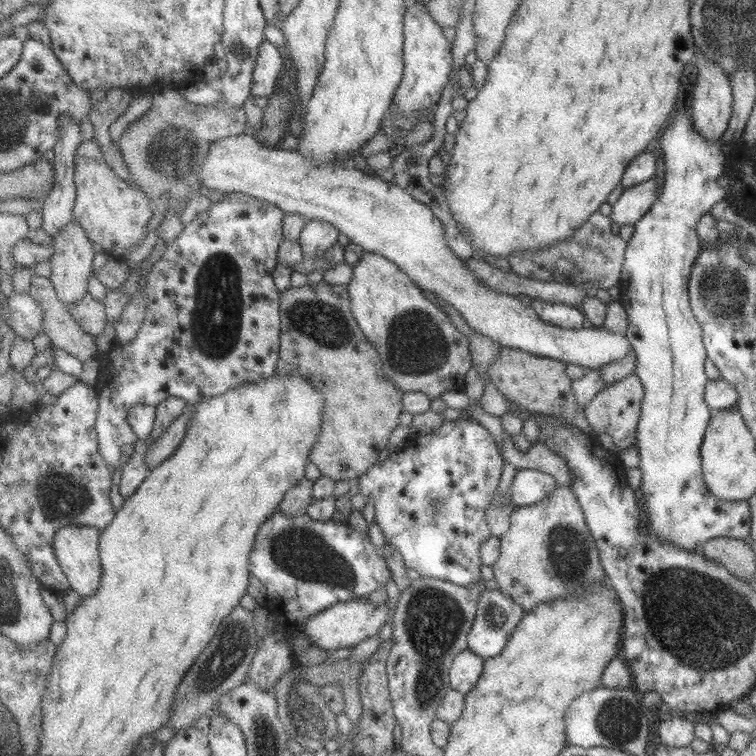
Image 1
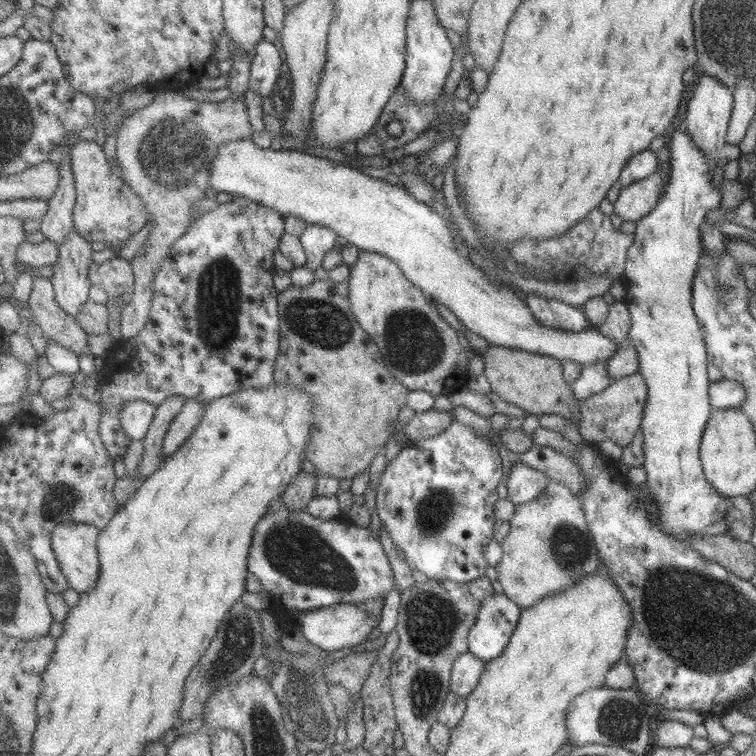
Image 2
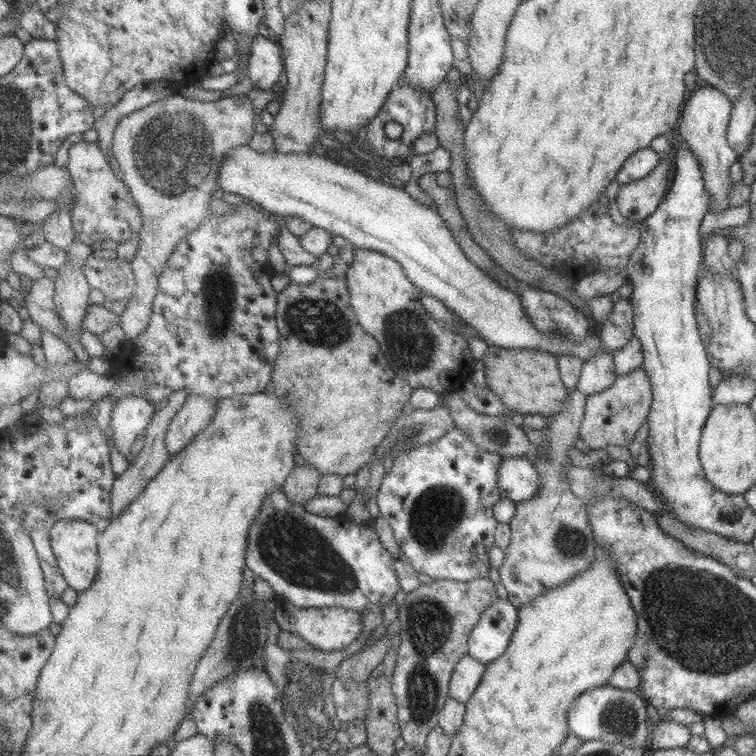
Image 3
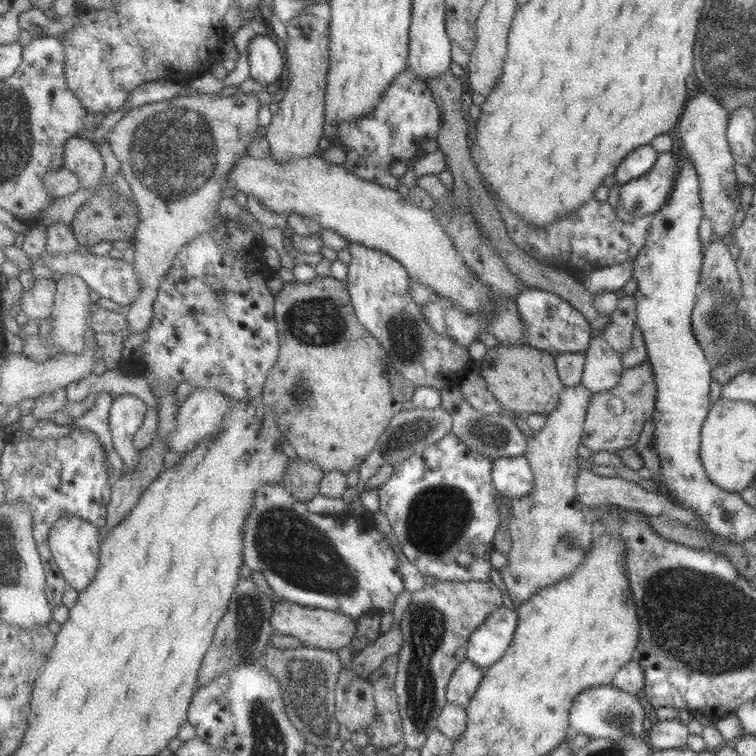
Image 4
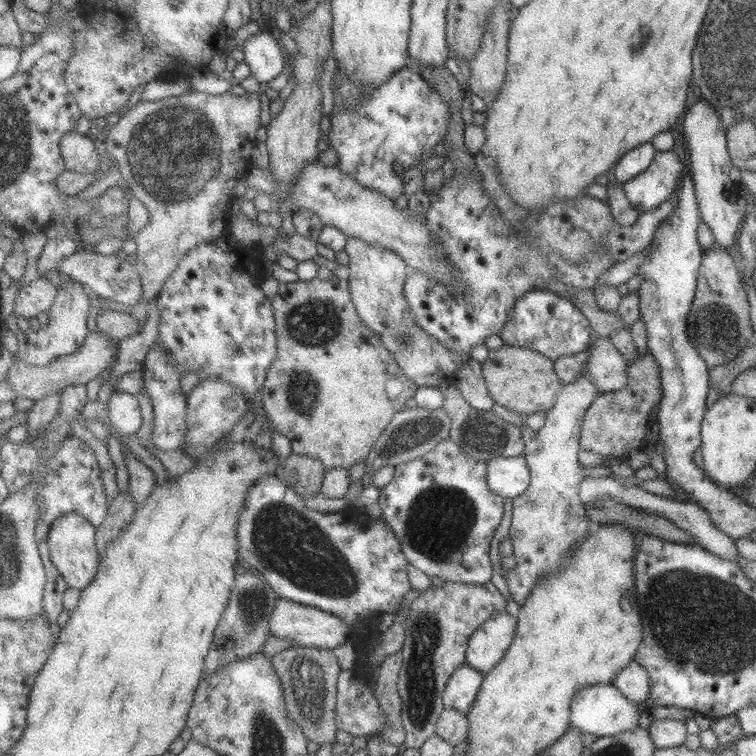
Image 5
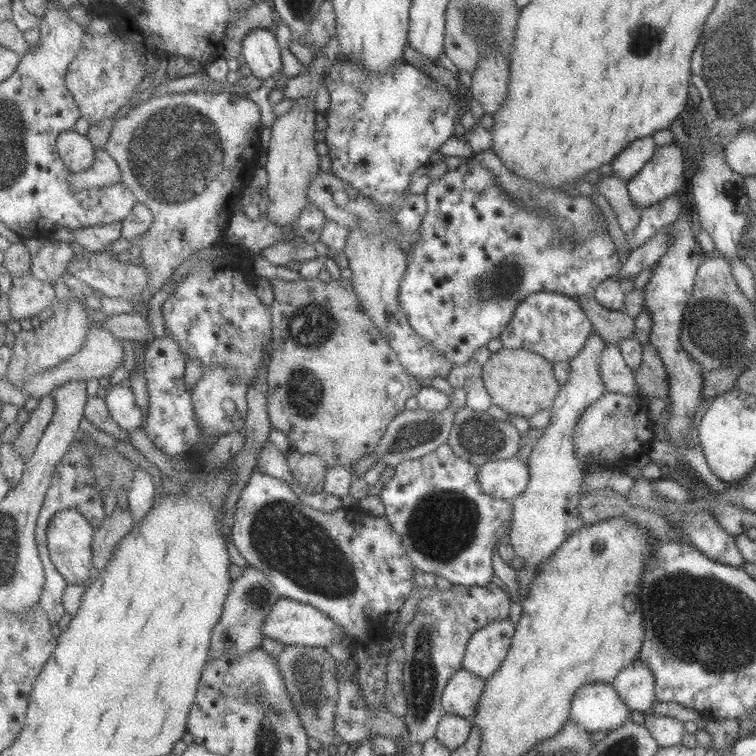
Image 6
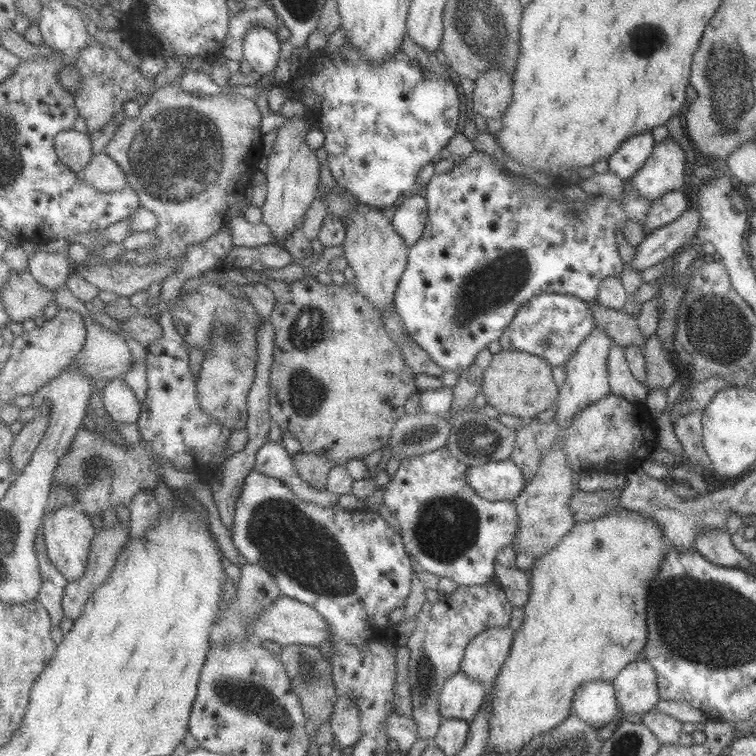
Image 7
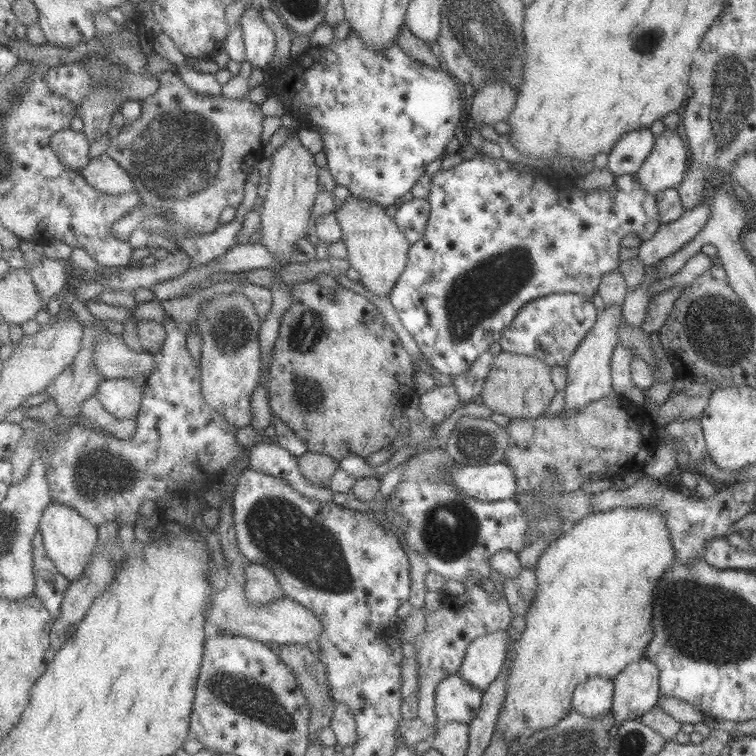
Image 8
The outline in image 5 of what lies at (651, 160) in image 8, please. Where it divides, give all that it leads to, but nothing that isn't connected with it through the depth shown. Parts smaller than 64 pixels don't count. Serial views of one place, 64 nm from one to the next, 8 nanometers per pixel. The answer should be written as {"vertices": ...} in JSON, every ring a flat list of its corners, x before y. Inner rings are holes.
{"vertices":[[673,149,655,151,654,160,650,167,641,175,637,175,633,179,622,183,622,190,630,206,640,215,642,212,653,210,664,200,672,198,684,172,685,165,681,164,679,156]]}

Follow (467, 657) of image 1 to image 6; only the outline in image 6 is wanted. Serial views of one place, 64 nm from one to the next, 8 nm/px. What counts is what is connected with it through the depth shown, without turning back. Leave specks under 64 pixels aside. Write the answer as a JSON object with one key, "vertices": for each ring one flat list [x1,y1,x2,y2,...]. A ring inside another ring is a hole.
{"vertices":[[462,668,447,683,442,698,446,714,456,714,472,720,486,691,486,680]]}

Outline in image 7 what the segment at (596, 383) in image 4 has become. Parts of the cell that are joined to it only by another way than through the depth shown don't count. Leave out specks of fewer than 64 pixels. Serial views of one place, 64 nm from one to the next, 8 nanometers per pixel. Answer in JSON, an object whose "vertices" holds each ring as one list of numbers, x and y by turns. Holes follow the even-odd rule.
{"vertices":[[615,344,609,347,607,380,609,380,609,392,611,394,618,395,627,401,648,402,649,393,645,386,629,374,628,366,624,360,624,347]]}

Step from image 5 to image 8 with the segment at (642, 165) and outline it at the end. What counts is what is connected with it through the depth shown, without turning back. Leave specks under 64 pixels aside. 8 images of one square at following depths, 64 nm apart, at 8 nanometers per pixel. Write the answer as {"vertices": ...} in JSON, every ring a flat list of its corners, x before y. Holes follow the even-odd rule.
{"vertices":[[648,127,626,132,610,148,606,167,613,176,636,173,645,163,653,146,653,136]]}

